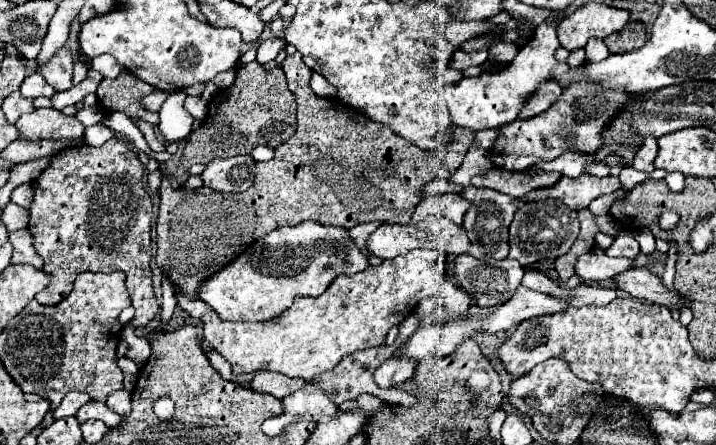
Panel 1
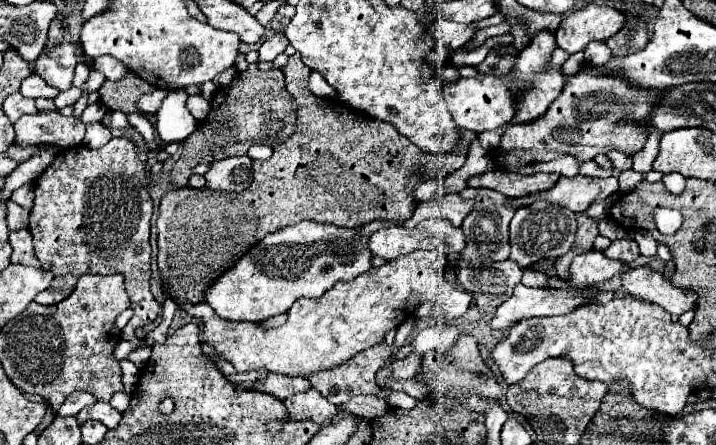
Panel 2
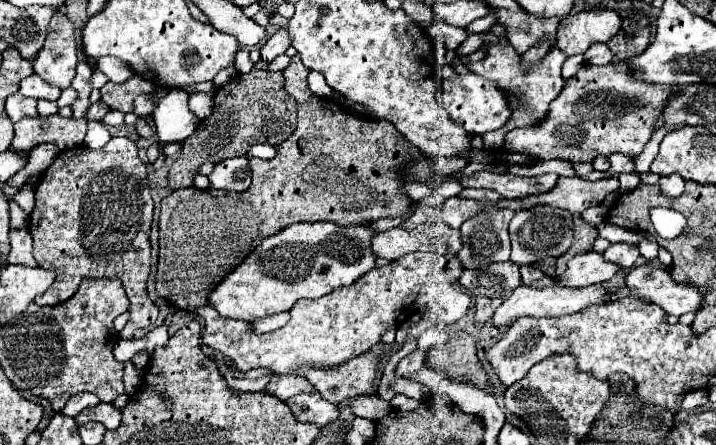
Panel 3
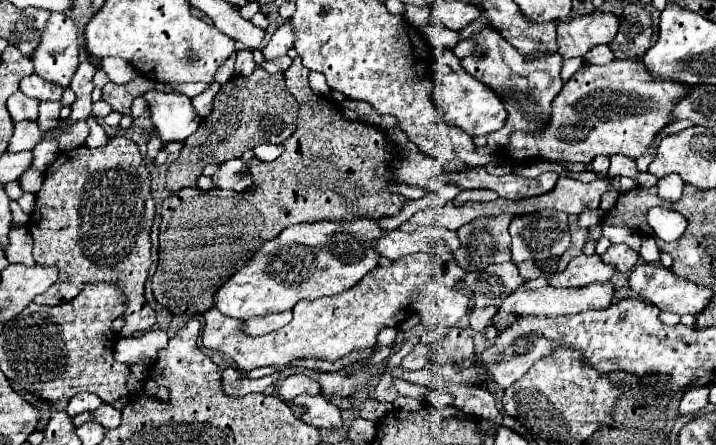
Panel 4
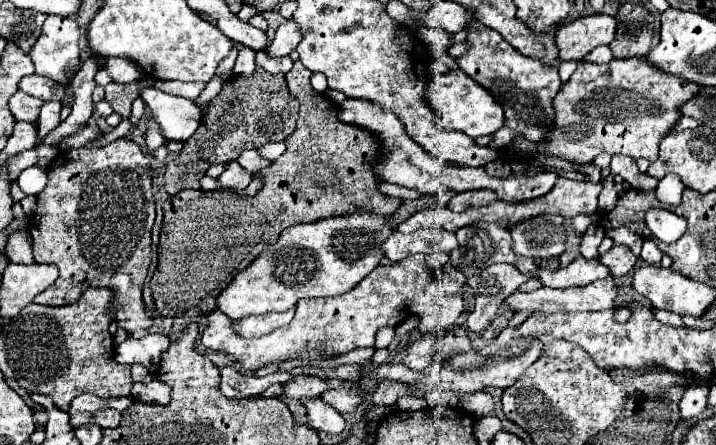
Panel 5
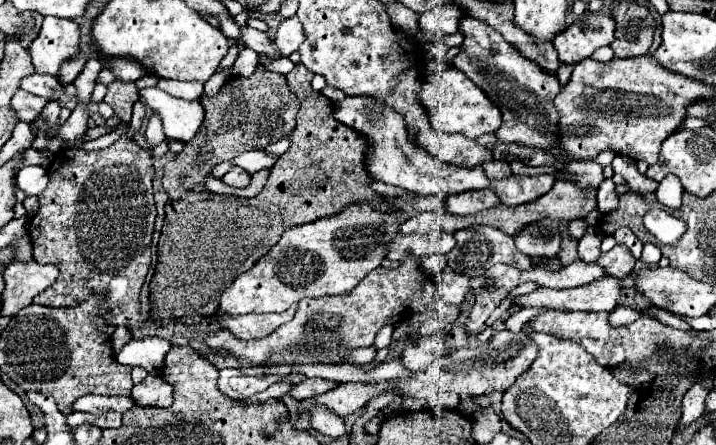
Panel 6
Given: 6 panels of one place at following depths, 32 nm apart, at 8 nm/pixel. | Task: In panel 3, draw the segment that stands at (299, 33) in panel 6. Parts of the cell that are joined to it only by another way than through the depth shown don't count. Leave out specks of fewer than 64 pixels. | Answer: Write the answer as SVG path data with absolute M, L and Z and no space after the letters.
M280 28L274 36L270 36L270 38L266 40L264 46L260 46L260 56L262 56L264 62L272 62L276 56L284 54L288 46L290 46L288 32L286 32L286 28Z

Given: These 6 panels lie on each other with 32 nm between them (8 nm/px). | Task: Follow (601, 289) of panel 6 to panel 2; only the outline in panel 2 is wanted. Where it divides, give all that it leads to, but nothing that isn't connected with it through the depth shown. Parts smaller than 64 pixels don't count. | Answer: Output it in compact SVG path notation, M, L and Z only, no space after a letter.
M522 284L516 286L516 292L494 310L488 320L490 330L508 330L524 318L534 316L558 316L580 306L582 298L576 288L570 290L534 290Z

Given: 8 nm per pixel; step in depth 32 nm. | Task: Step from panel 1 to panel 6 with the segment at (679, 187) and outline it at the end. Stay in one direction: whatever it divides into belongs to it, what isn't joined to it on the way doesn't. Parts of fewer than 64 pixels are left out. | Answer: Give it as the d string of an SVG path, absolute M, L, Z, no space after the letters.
M666 176L656 190L656 198L660 204L668 208L678 208L682 204L682 184L678 176Z

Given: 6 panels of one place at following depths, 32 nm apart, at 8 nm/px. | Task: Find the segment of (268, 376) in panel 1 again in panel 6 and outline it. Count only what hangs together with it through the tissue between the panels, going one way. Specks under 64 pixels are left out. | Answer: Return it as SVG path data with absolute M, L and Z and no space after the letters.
M304 378L302 382L294 384L288 394L292 398L296 398L296 400L306 400L306 398L314 398L314 396L318 396L322 392L328 392L332 388L336 388L336 384L330 382L330 380L324 380L324 378Z

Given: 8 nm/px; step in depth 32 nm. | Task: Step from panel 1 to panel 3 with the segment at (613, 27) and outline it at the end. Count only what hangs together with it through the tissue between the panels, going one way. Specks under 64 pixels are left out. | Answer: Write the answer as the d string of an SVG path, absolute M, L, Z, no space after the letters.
M600 6L564 16L556 34L556 48L560 48L566 56L584 54L590 44L608 42L620 30L620 24L620 14Z

